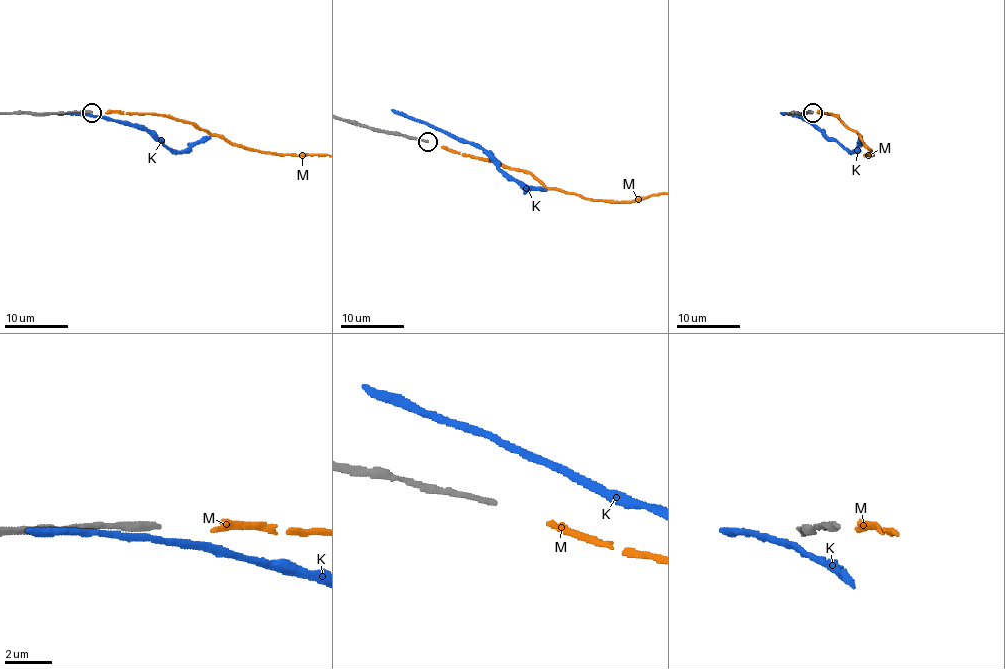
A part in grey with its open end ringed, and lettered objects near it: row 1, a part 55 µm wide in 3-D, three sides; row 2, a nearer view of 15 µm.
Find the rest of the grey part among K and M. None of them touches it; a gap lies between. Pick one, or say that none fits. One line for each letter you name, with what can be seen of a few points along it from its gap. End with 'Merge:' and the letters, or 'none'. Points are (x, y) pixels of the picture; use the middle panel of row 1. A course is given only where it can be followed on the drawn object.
Merge: M

